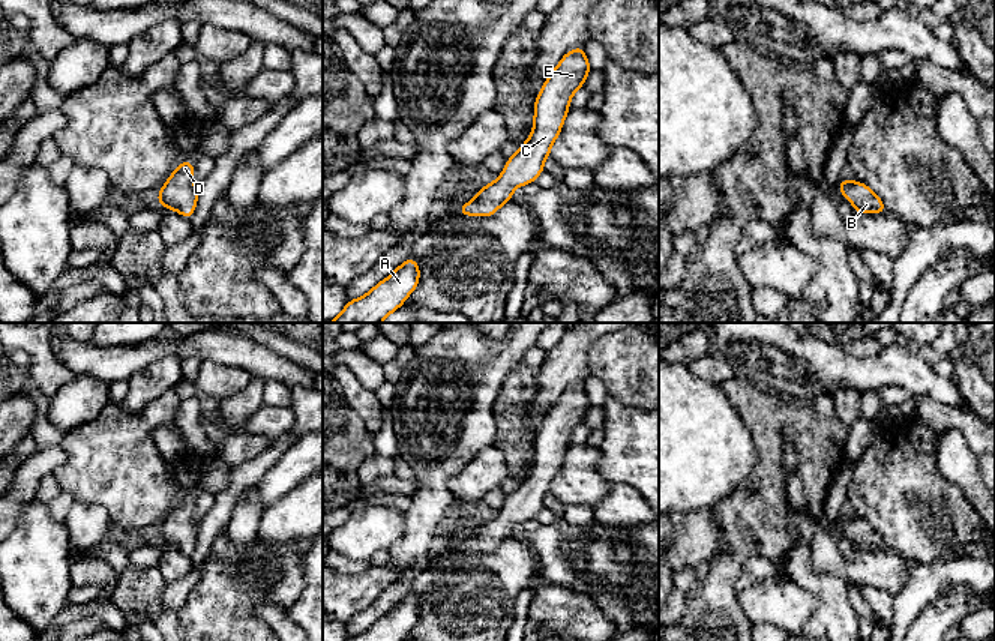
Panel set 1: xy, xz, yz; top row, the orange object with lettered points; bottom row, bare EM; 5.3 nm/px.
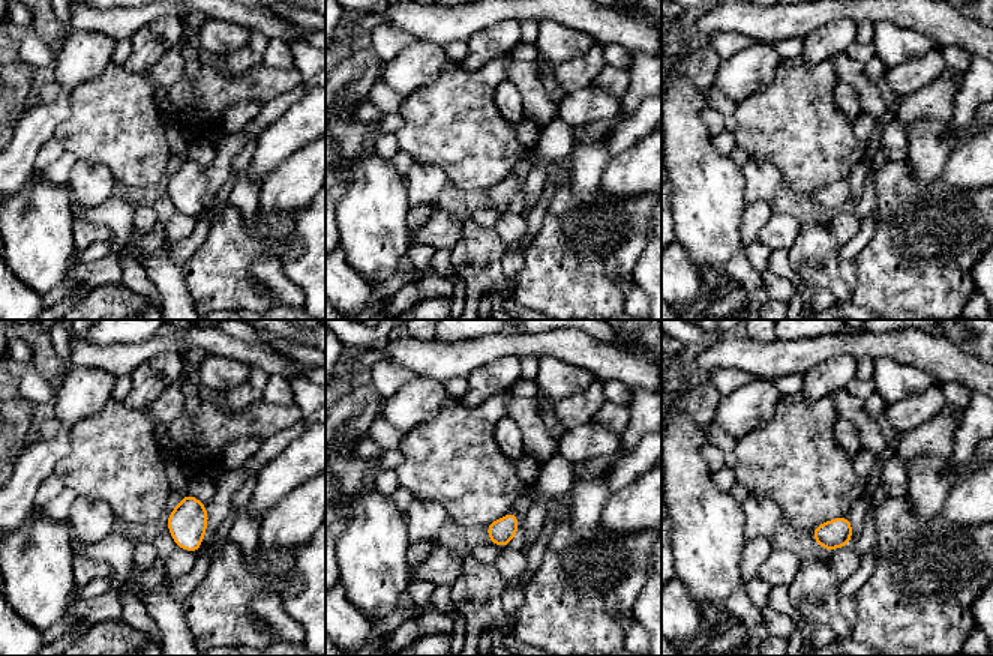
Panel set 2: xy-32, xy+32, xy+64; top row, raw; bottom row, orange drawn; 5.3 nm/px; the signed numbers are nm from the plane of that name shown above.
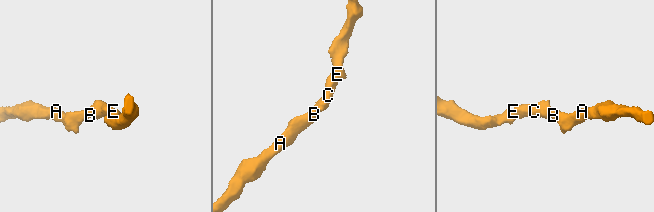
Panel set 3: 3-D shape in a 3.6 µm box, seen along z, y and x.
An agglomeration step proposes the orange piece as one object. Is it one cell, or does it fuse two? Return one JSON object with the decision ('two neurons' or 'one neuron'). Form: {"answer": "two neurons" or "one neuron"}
{"answer": "one neuron"}

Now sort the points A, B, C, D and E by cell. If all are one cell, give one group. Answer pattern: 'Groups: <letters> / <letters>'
Groups: A B C D E

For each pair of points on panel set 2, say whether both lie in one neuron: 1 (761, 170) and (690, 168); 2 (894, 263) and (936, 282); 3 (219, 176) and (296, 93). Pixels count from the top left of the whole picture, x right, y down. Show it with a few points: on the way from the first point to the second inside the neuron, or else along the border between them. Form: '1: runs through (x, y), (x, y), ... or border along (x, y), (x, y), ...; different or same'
1: border along (740, 170), (744, 179), (746, 203); different
2: runs through (905, 266), (920, 266), (926, 272); same
3: runs through (225, 153), (273, 110); same

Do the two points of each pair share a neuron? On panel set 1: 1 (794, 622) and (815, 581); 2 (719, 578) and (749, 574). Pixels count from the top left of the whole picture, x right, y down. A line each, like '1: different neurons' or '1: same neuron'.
1: different neurons
2: different neurons

